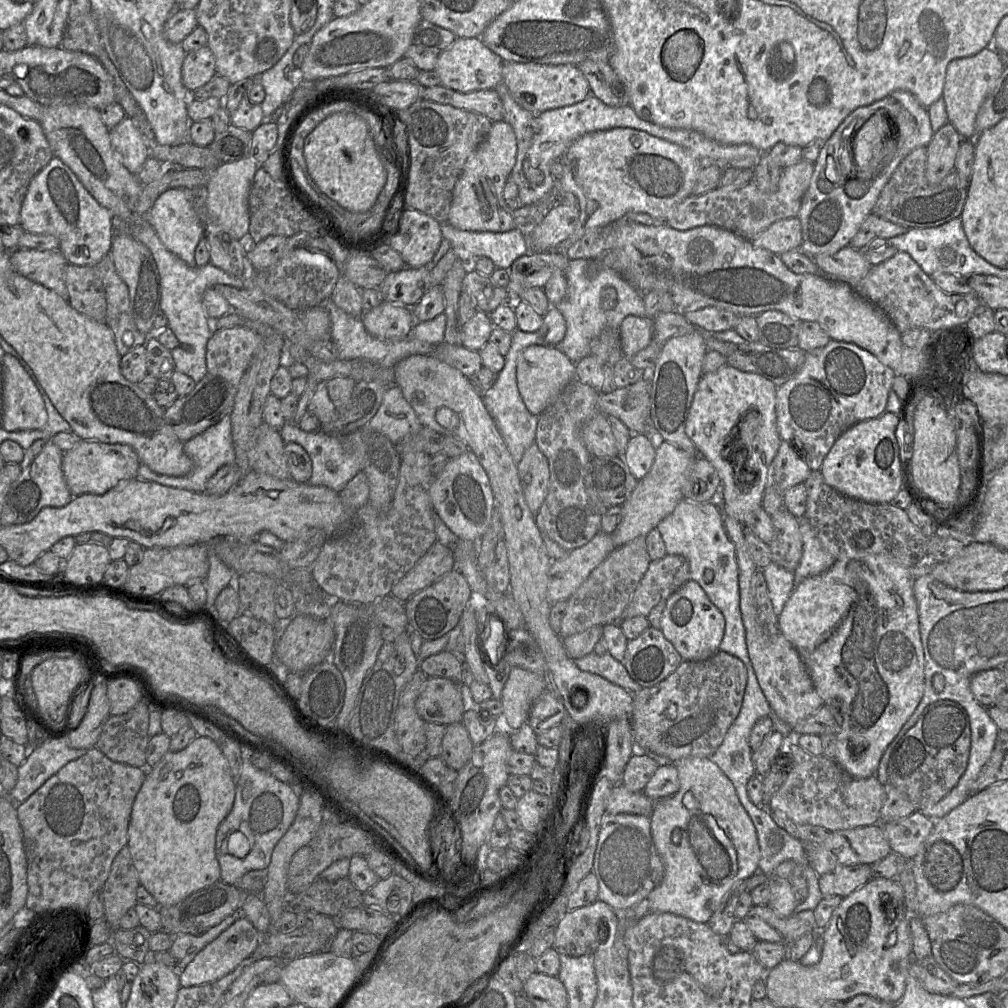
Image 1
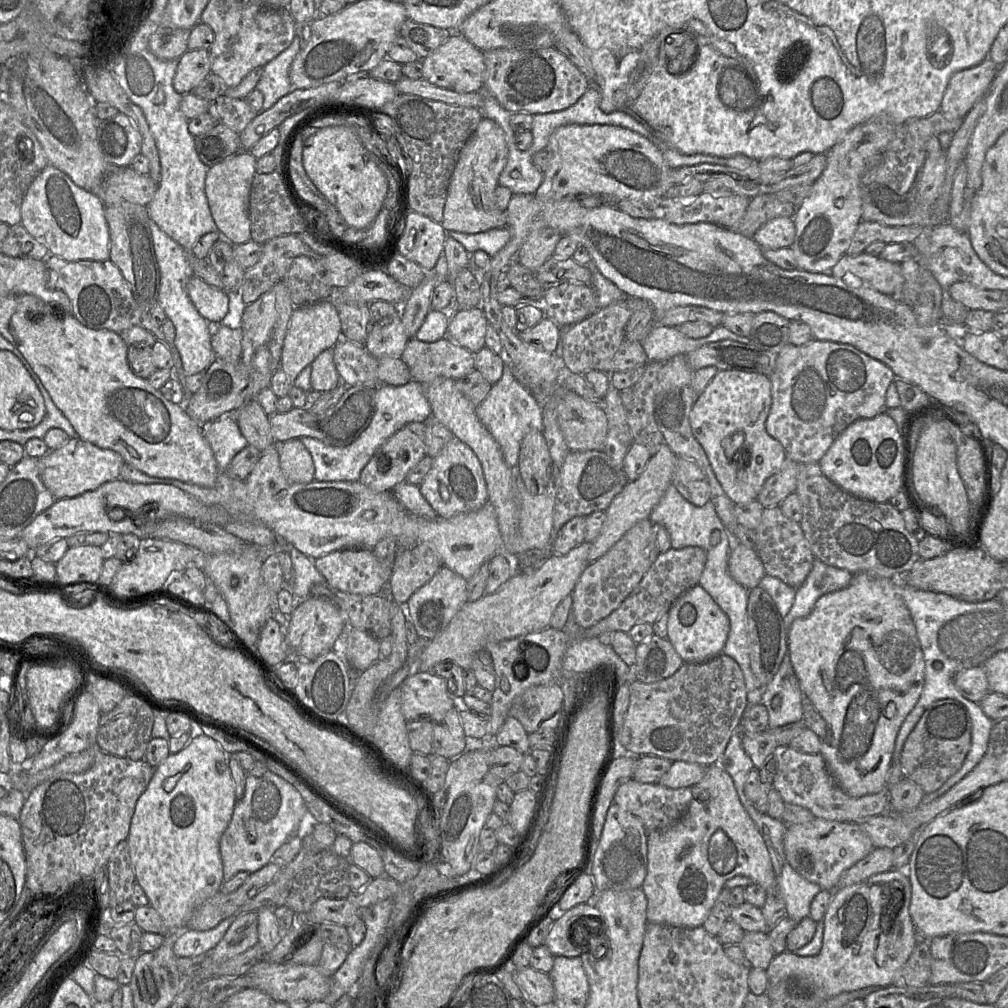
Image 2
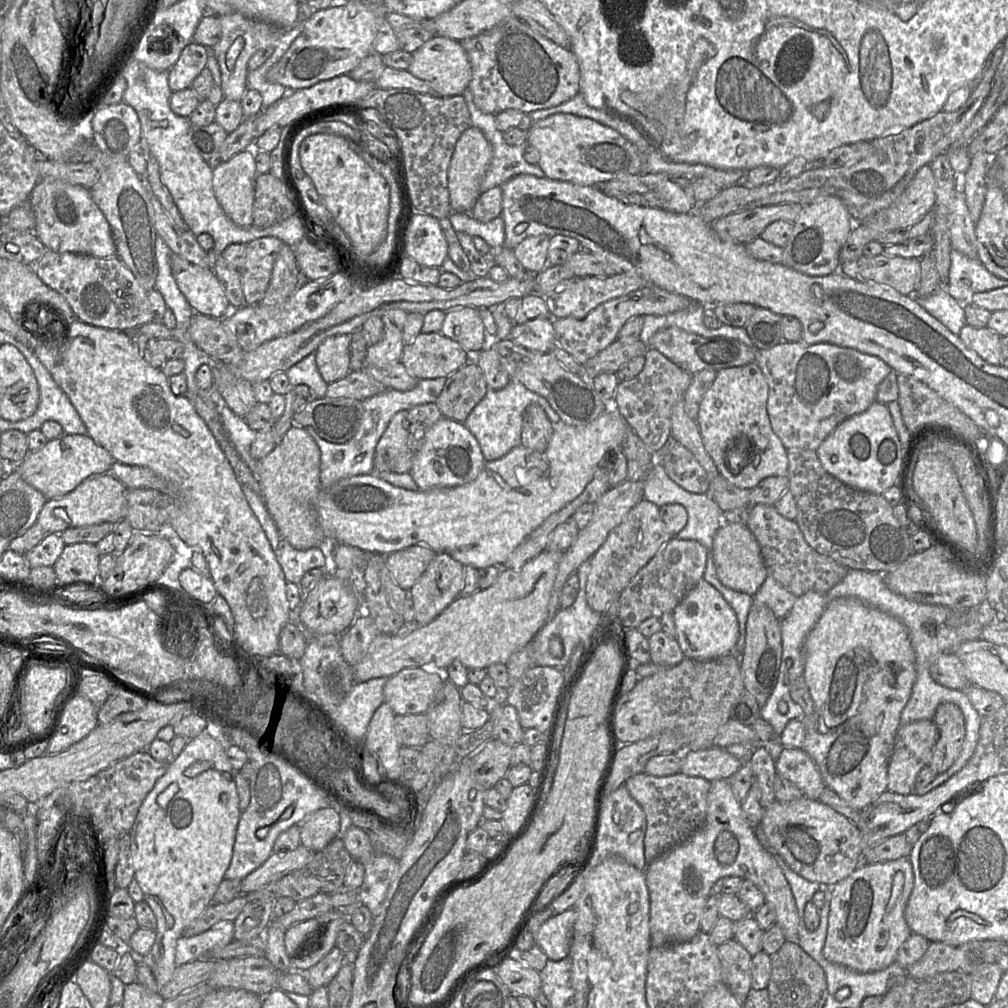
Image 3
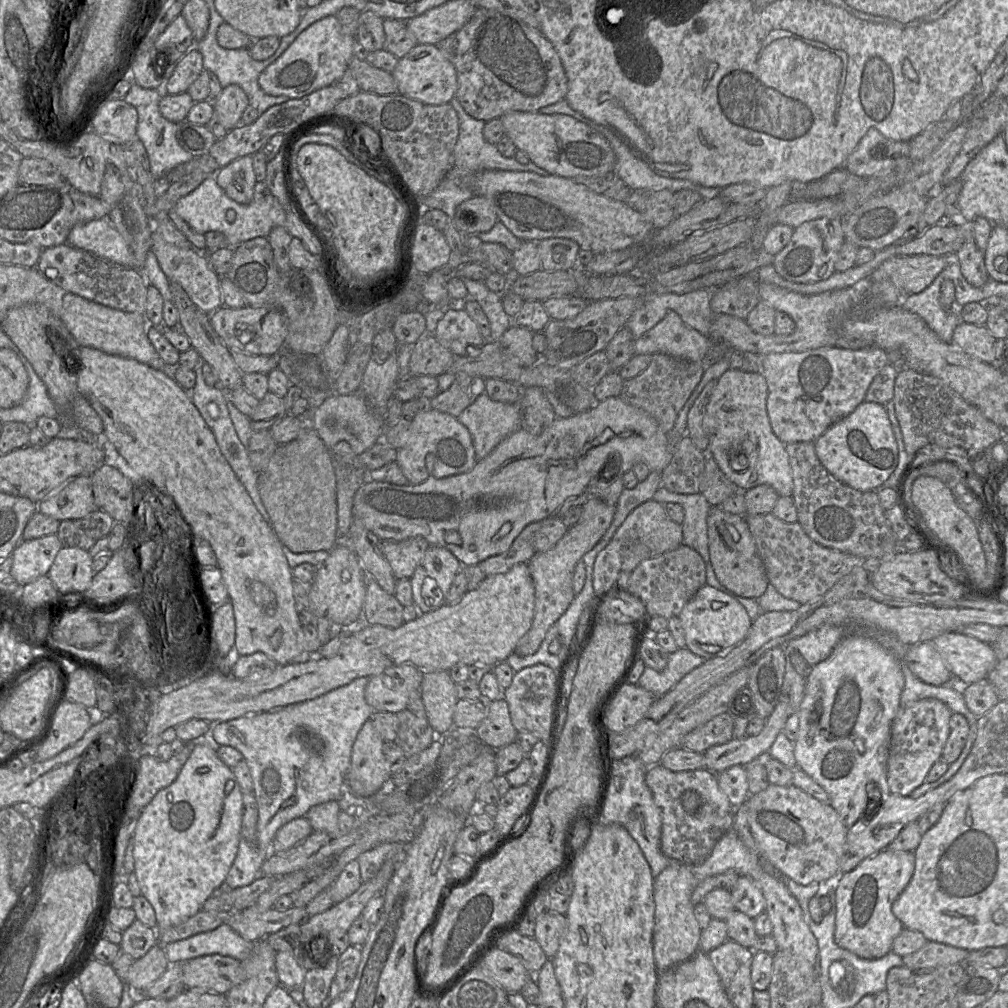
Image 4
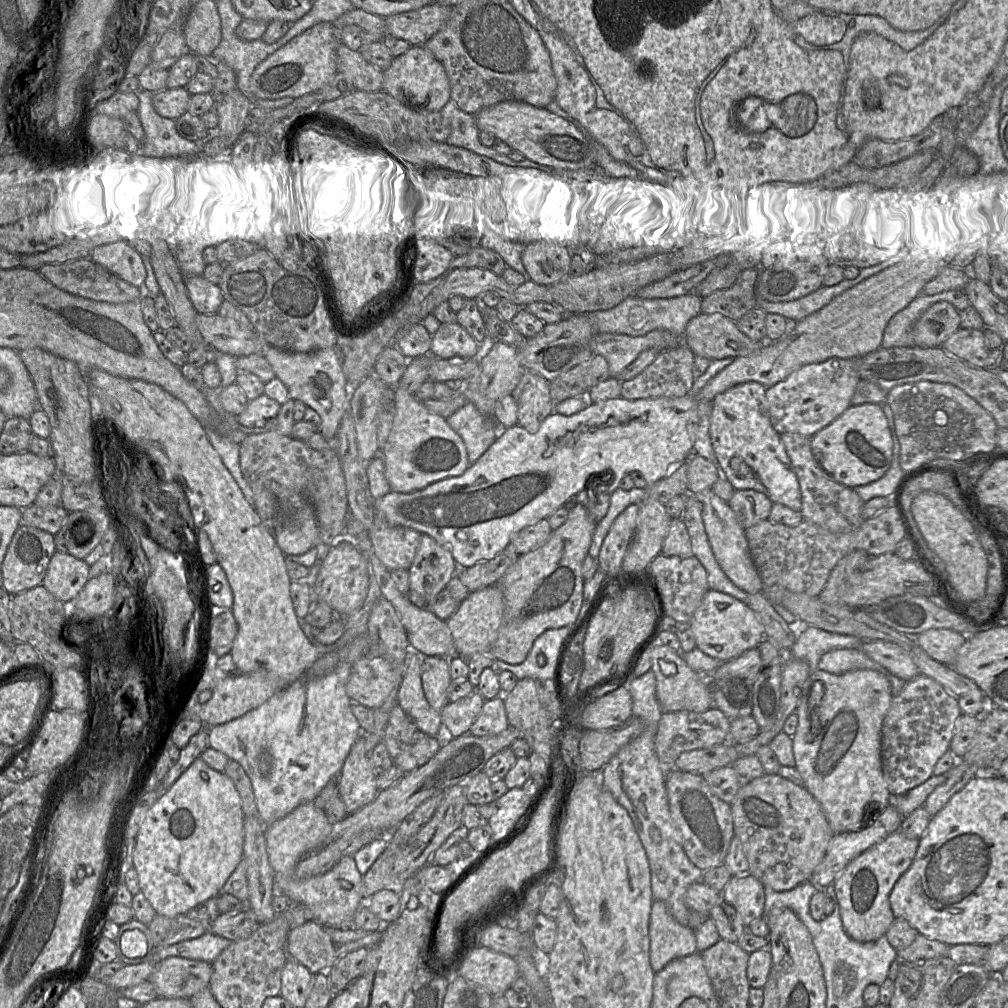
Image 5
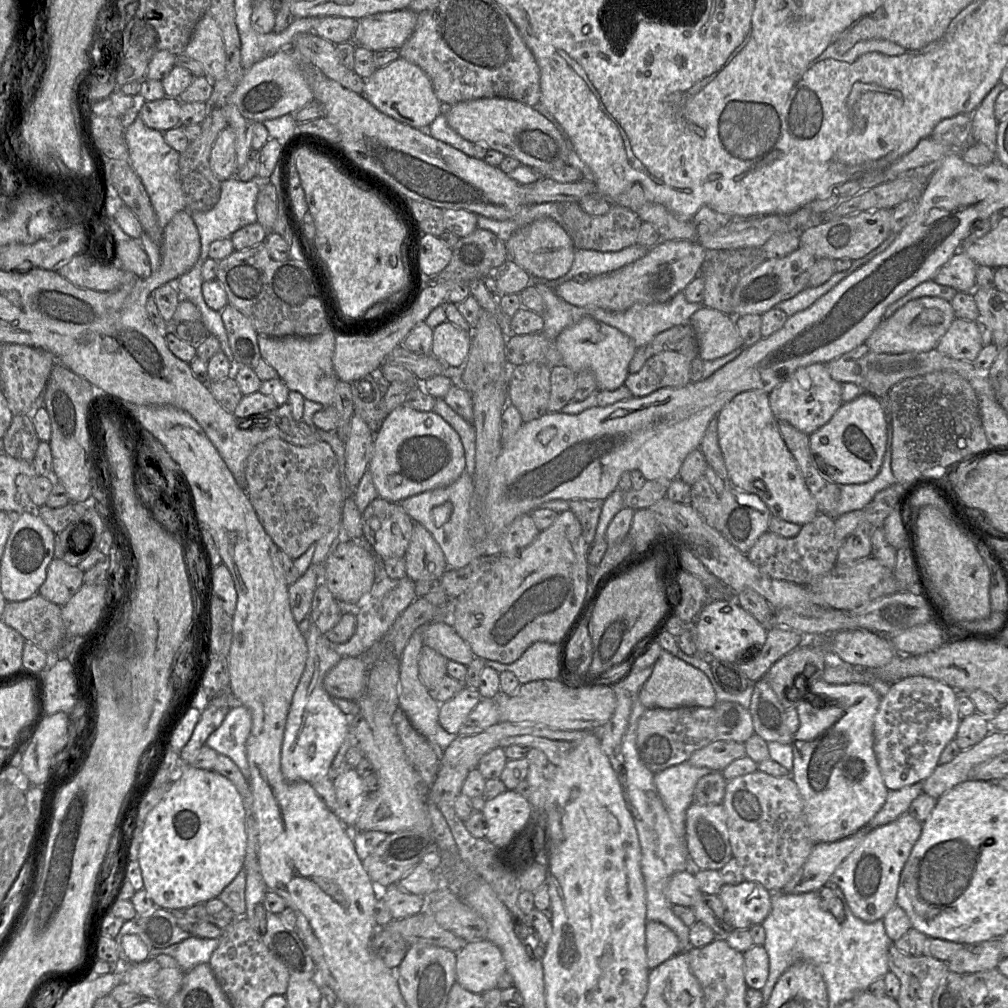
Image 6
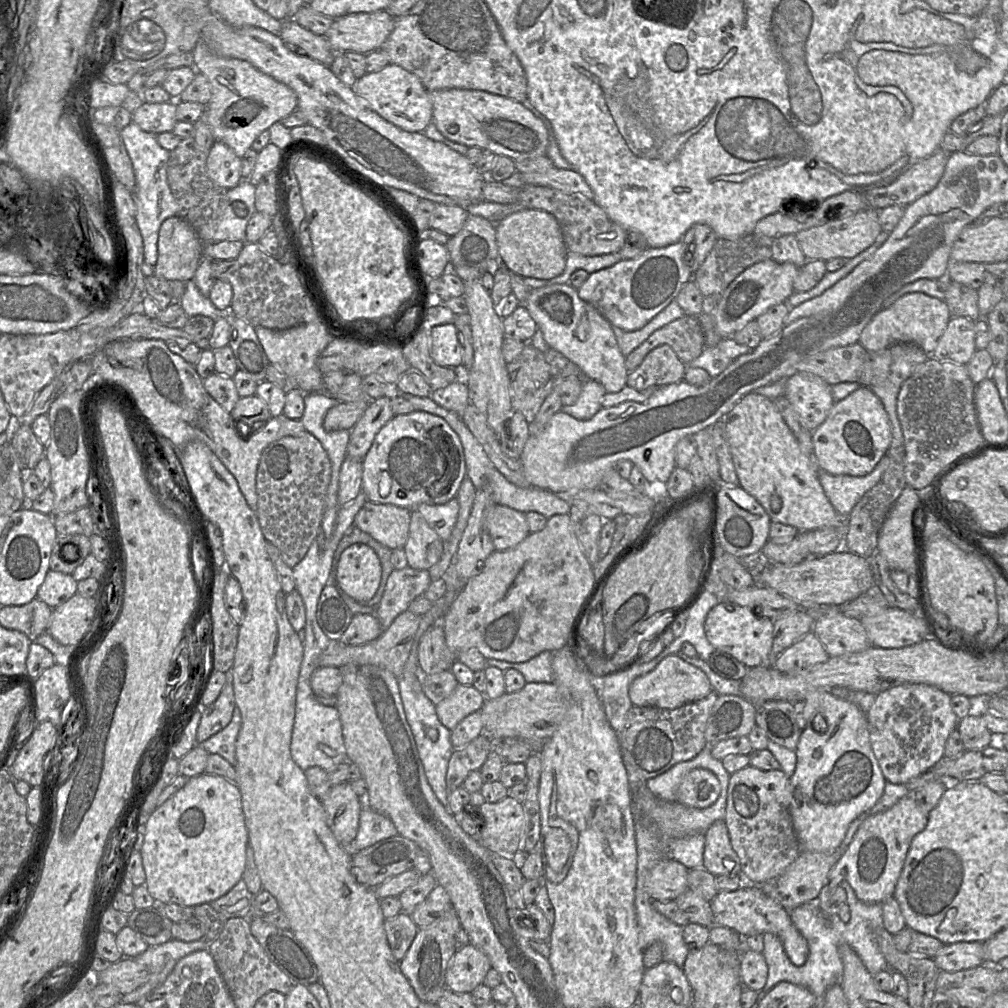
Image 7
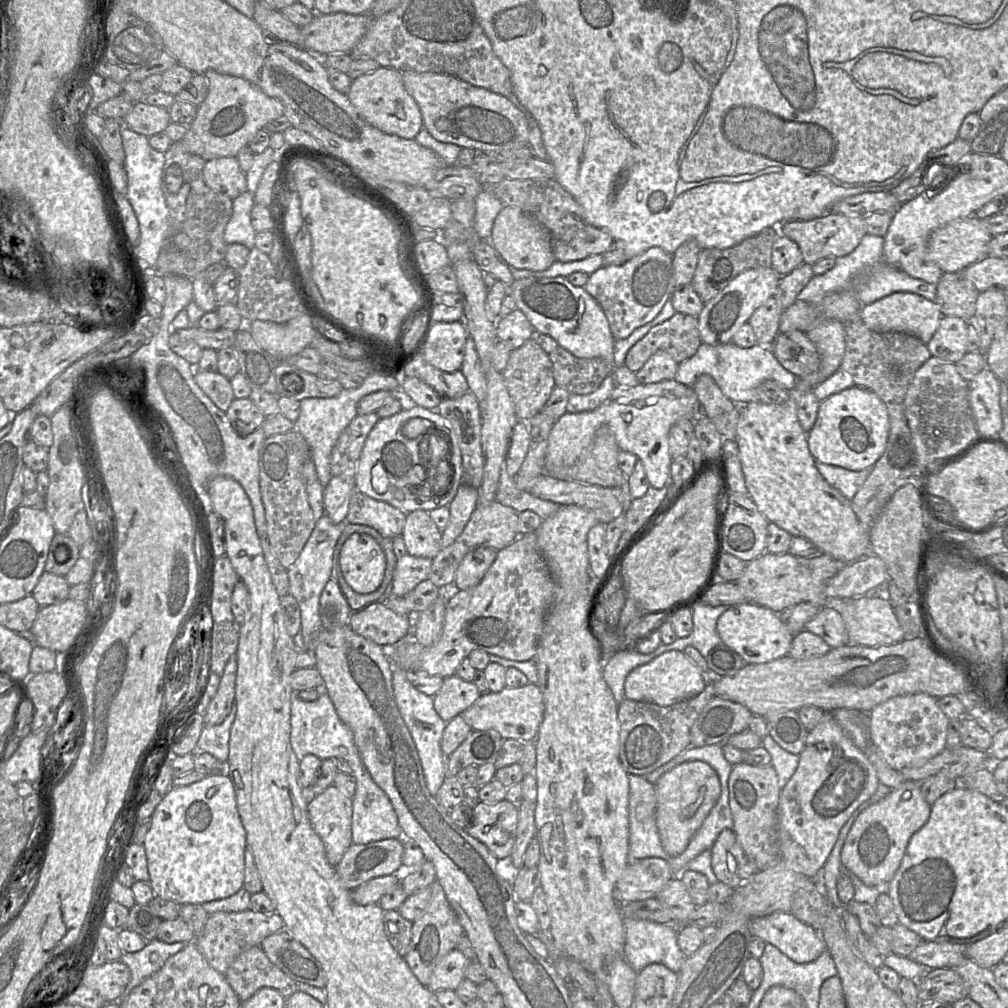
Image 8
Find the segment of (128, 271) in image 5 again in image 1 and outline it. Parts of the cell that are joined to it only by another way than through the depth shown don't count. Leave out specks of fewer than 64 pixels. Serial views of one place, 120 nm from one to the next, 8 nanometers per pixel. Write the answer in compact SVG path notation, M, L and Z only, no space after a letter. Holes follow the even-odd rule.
M56 156L31 180L20 216L24 231L58 238L59 250L69 264L94 266L111 250L112 213L98 203L76 174Z

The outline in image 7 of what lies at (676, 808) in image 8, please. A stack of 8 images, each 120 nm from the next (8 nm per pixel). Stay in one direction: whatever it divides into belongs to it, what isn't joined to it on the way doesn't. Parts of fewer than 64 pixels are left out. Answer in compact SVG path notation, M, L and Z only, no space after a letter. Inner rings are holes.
M696 768L683 779L676 792L675 802L692 808L707 808L719 797L720 783L709 770Z

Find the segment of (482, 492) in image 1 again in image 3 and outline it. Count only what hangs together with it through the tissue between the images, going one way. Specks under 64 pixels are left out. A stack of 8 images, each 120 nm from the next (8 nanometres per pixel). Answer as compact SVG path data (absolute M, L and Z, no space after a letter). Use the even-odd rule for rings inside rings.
M442 417L426 430L423 446L414 453L410 475L418 490L456 487L476 479L485 462L479 442L465 424Z

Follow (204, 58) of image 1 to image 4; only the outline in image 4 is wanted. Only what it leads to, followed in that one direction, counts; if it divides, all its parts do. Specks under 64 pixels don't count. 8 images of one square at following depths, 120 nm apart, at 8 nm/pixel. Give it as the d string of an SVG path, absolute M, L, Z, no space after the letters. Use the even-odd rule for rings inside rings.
M193 47L176 63L171 77L161 90L162 97L187 92L203 70L202 54Z

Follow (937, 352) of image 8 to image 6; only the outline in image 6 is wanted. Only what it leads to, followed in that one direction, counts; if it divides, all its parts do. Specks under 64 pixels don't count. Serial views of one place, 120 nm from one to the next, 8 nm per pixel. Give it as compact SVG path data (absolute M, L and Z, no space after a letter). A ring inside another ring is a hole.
M955 318L935 349L953 359L973 362L982 348L976 322Z

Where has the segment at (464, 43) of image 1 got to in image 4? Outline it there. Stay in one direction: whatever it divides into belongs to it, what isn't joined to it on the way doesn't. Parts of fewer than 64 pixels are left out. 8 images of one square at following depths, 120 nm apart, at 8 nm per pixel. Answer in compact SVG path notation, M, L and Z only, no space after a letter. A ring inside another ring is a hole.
M417 44L399 59L391 73L397 83L398 93L427 105L449 103L458 88L456 69L436 44Z

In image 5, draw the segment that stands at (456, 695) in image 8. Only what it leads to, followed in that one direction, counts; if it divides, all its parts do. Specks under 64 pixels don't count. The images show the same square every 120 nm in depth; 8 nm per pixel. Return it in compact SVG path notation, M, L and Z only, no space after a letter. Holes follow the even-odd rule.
M479 692L448 703L441 711L441 723L454 738L469 733L470 727L482 711L485 699Z

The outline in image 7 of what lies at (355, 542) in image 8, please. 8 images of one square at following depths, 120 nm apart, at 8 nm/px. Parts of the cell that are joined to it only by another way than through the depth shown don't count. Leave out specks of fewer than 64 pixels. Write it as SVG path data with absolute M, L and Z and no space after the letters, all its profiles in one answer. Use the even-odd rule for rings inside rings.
M361 543L348 546L340 555L336 586L357 602L367 602L381 580L381 563L375 551Z

